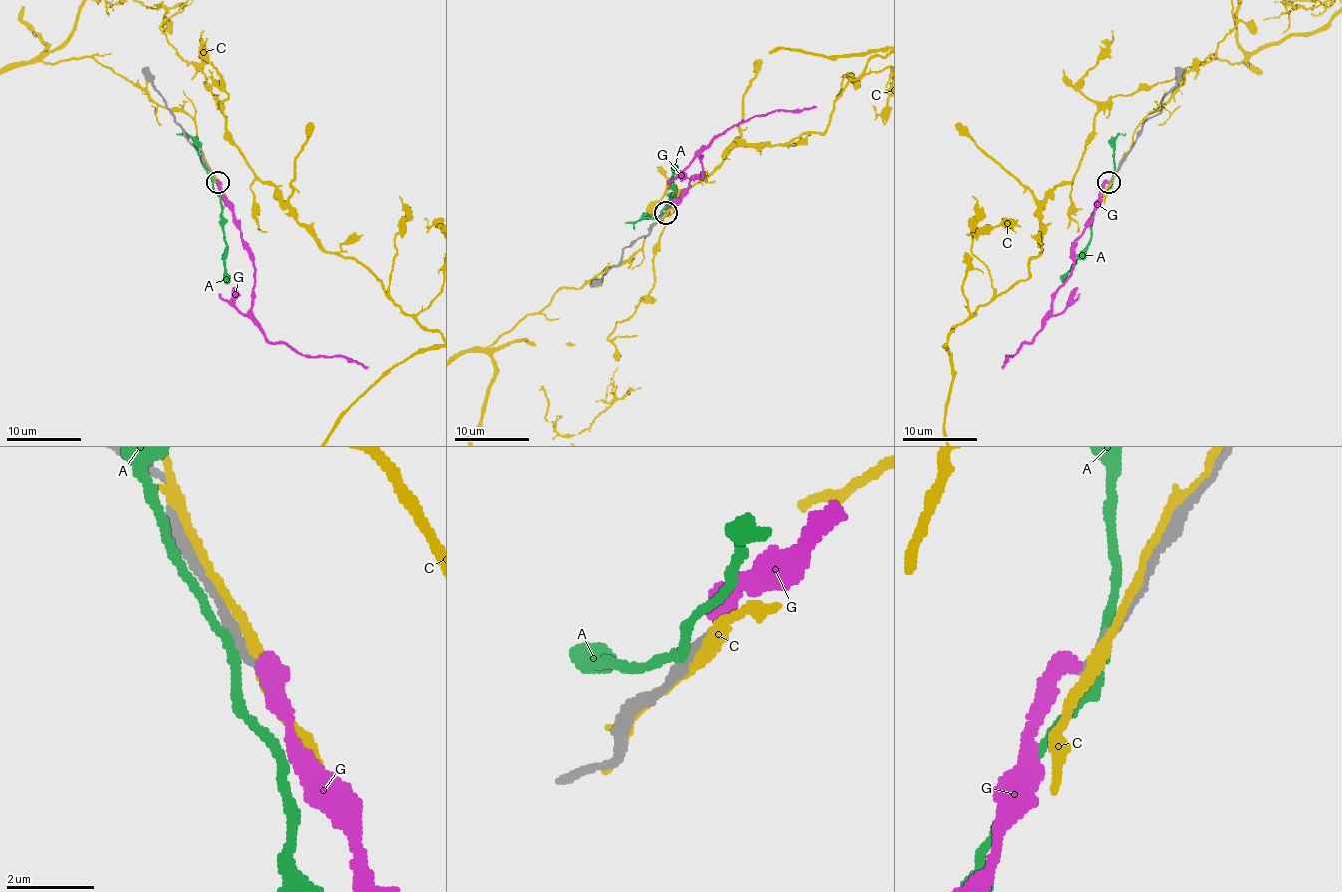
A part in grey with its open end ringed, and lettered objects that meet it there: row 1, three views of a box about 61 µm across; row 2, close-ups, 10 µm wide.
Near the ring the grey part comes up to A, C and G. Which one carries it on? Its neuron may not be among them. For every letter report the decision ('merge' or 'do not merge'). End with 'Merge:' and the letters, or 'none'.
A: do not merge
C: do not merge
G: merge
Merge: G

